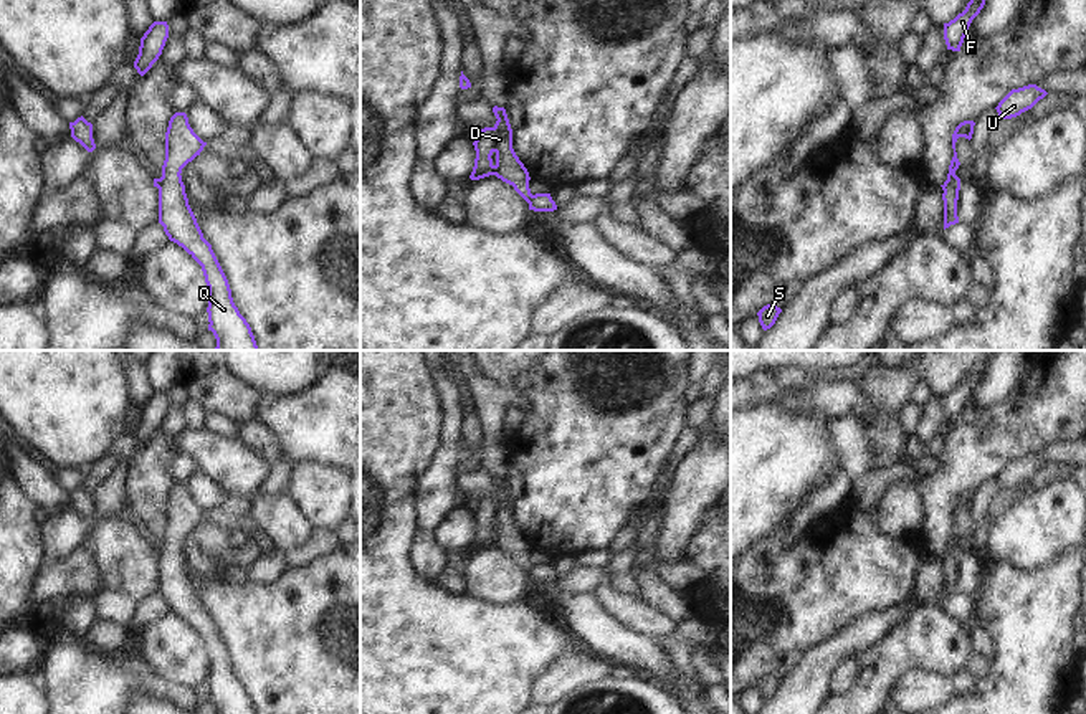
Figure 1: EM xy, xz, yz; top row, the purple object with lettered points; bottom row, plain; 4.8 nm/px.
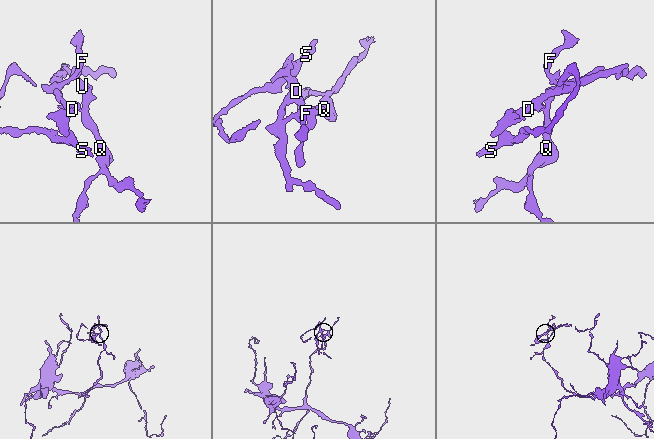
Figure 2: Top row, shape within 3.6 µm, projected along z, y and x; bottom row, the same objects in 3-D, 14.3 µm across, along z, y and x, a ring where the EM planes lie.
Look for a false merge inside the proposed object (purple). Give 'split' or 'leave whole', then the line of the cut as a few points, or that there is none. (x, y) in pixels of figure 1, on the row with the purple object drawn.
split; cut xz (533, 195), (528, 202)

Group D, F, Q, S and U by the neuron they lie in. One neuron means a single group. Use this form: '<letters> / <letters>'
D F S / Q U

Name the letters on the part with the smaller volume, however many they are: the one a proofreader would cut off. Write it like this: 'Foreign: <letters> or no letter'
Foreign: D, F, S

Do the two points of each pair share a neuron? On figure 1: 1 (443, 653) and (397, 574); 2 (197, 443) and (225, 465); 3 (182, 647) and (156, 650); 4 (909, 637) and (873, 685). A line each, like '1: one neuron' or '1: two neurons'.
1: one neuron
2: one neuron
3: one neuron
4: one neuron

